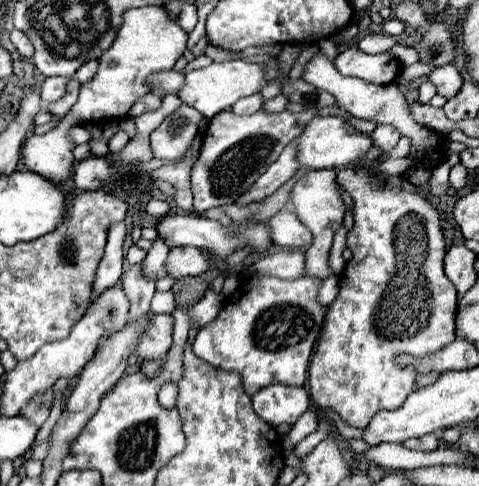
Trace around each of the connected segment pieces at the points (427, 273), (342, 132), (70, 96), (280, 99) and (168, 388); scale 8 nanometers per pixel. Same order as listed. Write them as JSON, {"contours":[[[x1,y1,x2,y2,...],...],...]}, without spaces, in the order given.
{"contours":[[[342,170,338,172,338,184,352,196,354,200,354,226,352,230,348,232,348,248,352,250,352,260,346,264,342,276,340,276,340,292,336,296,336,300,332,302,332,306,328,306,326,310,326,320,324,320,324,328,322,328,322,334,320,334,320,340,316,344,316,352,312,356,312,362,310,362,310,370,308,370,308,390,310,390,310,400,312,404,318,408,318,410,324,410,324,412,334,412,338,420,342,420,344,424,348,426,354,426,354,428,360,428,364,430,368,426,368,422,372,420,372,416,378,412,378,410,396,410,404,404,404,400,408,398,408,394,412,394,418,386,416,386,416,378,418,378,418,372,416,368,412,366,398,366,394,362,396,354,398,352,408,352,412,354,414,358,420,358,420,356,430,356,432,352,438,352,440,348,446,348,454,338,456,338,456,332,454,332,454,316,456,316,456,302,458,302,458,296,456,296,456,290,452,286,452,282,446,278,444,274,444,254,446,254,446,248,444,248,444,236,442,236,442,230,440,230,440,218,438,218,438,212,436,208,424,198,420,196,416,190,402,190,402,188,392,188,390,184,386,184,382,178,378,178,376,174,372,172,366,172,366,170]],[[316,116,312,124,308,124,308,128,298,138,298,160,302,166,312,166,316,170,342,168,358,162,372,146,374,146,372,138,368,134,362,134,358,128,354,128,346,118]],[[70,80,66,94,64,94,58,102,50,104,50,106,48,106,48,112,50,112,52,116,62,118,62,116,74,106,74,102,78,100,78,90,80,90,80,82,78,82,78,80]],[[280,94,280,96,276,96,274,100,266,102,262,108,264,108,266,112,282,112,286,106,288,106,288,98,286,98,284,94]],[[164,384,164,388,158,394,158,400,164,408,174,408,178,400,178,386,176,384]]]}

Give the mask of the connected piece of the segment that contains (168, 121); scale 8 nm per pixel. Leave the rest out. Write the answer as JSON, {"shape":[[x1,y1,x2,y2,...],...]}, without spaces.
{"shape":[[180,106,176,112,164,118,164,122,152,132,150,146,154,158,162,162,180,160,198,132,198,122,202,114,190,106]]}

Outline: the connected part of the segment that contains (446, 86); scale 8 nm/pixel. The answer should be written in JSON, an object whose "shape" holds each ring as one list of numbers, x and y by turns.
{"shape":[[452,64,434,68,434,70,428,74,428,80,438,88,438,94,442,94,442,96,446,96,446,98,456,96,458,90,460,90,460,86,462,86,462,76,460,76,460,72,456,70,456,66,452,66]]}

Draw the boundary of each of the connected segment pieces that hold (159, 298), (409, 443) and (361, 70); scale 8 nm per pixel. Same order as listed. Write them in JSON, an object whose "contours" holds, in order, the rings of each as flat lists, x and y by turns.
{"contours":[[[156,291,151,302,151,310,154,314,171,314,176,307,172,291]],[[428,434,424,438,408,438,406,442,402,442,402,446,412,448,412,450,424,450,424,452,428,452,428,450,438,448,438,438,436,438,436,434]],[[356,44,344,48,334,60,334,66,342,76,362,78,372,84,390,84,402,70,400,62,390,54,364,54]]]}

